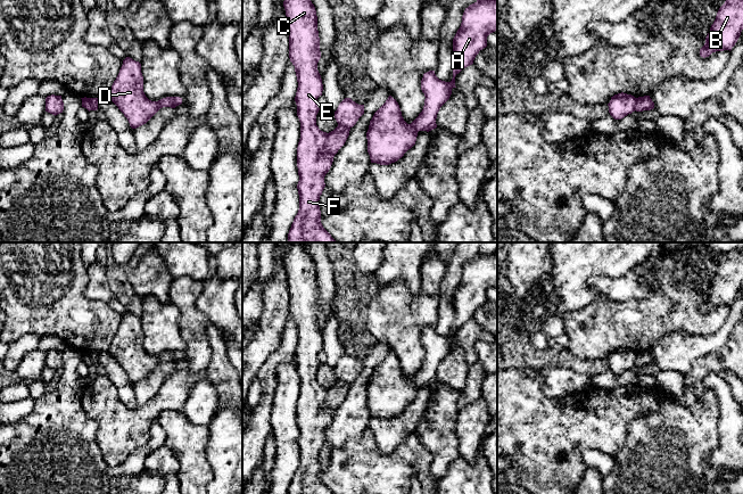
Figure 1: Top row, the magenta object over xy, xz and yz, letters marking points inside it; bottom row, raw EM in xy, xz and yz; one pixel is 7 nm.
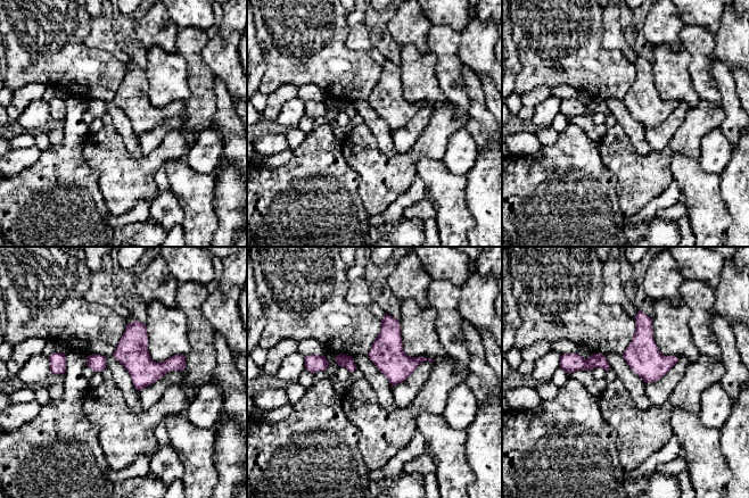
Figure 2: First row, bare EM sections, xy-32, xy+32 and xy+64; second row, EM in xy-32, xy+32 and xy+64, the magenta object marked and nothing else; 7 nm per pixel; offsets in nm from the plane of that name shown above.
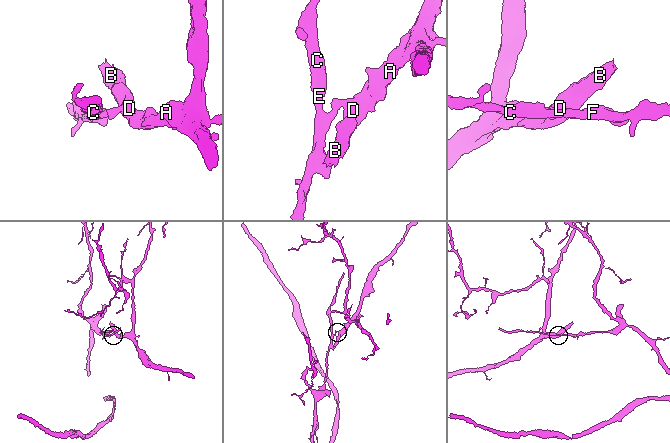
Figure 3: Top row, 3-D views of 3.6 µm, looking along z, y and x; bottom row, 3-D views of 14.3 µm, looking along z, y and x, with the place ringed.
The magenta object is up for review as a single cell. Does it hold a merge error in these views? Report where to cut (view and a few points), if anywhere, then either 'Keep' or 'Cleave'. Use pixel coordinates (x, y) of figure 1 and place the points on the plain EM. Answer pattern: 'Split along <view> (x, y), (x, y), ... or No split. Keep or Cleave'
Split along xy (89, 353), (89, 359), (93, 364). Cleave

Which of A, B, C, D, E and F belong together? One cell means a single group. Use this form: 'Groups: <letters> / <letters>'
Groups: A B D / C E F

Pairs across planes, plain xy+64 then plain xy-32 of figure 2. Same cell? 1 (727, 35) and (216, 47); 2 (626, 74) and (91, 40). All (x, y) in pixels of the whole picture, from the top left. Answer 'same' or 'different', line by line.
1: same
2: different

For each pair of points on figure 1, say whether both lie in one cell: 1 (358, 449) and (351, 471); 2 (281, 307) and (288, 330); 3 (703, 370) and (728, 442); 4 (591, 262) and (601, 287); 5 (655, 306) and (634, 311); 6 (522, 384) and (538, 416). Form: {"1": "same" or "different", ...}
{"1": "same", "2": "different", "3": "different", "4": "different", "5": "same", "6": "same"}

